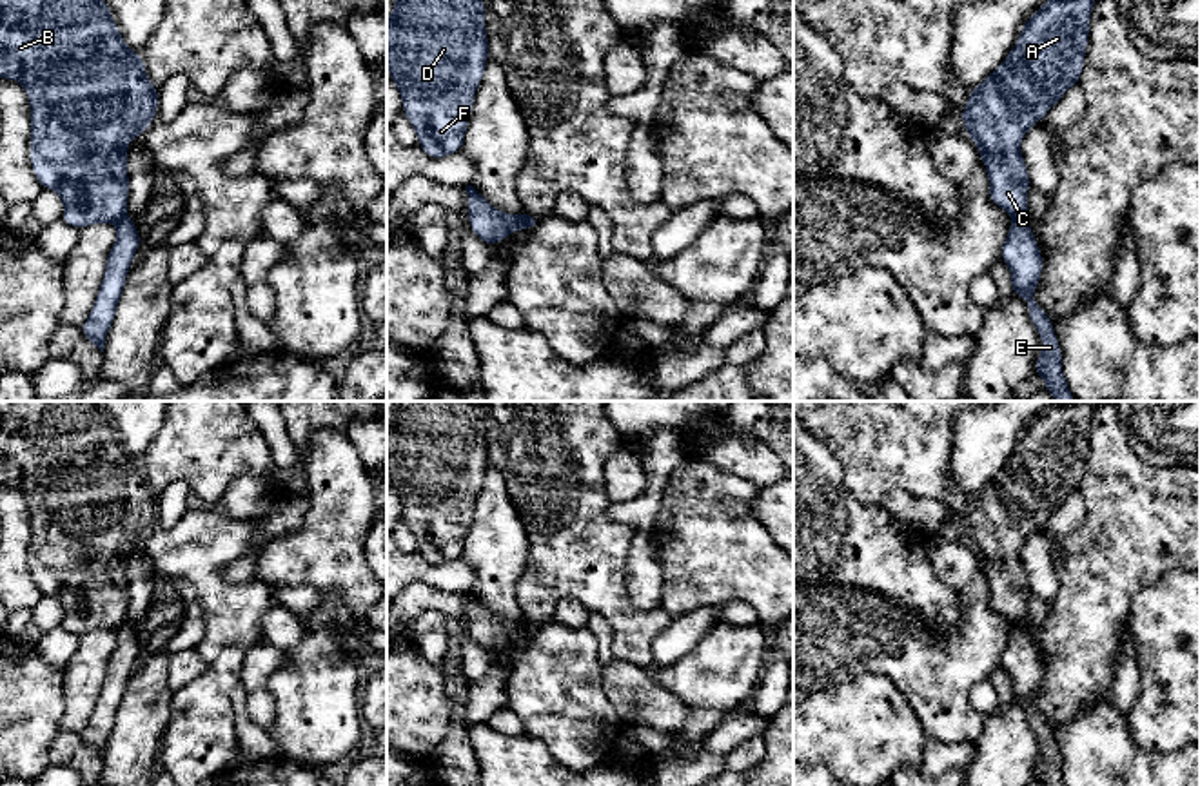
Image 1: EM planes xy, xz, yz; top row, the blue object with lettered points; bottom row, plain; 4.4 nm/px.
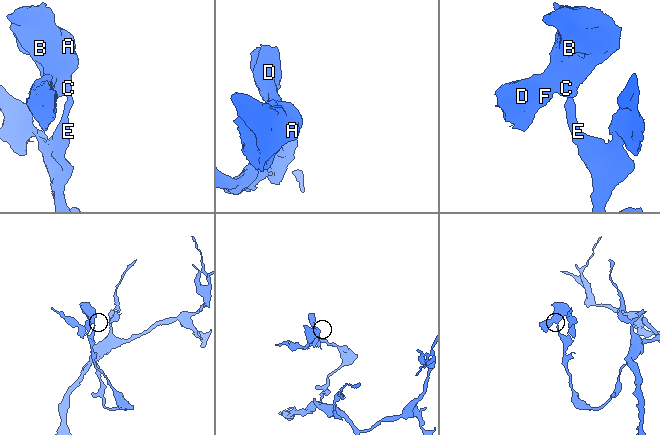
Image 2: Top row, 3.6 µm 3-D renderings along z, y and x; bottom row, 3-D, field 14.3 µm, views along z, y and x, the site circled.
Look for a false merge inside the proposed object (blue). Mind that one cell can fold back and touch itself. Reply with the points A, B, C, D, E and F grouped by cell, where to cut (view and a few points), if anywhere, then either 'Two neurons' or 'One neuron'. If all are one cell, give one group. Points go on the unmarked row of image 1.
Groups: A B C D F / E. Split along yz (1024, 625), (1013, 628). Two neurons

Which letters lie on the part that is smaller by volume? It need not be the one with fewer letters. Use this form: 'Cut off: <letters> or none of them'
Cut off: A, B, C, D, F

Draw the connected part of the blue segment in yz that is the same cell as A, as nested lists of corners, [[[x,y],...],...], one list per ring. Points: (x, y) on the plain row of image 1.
[[[1055,401],[1024,430],[1006,467],[971,496],[960,517],[986,572],[989,606],[1026,626],[1024,541],[1080,488],[1097,401]]]

